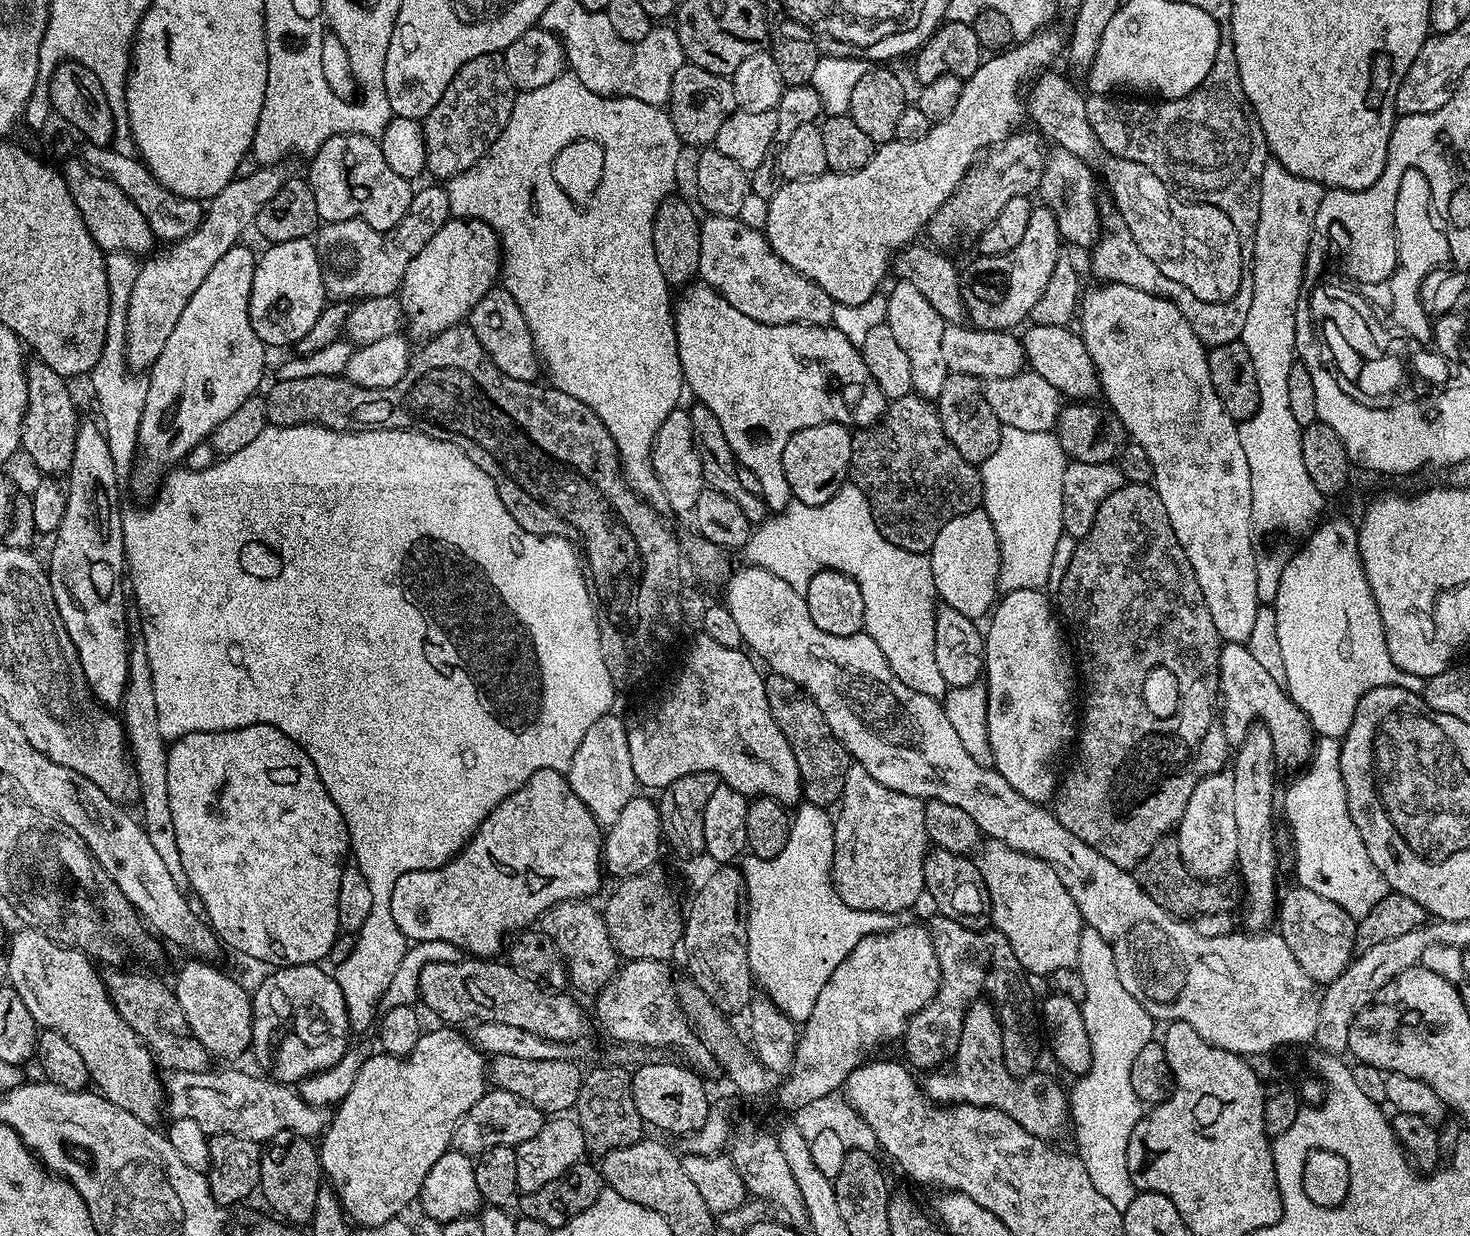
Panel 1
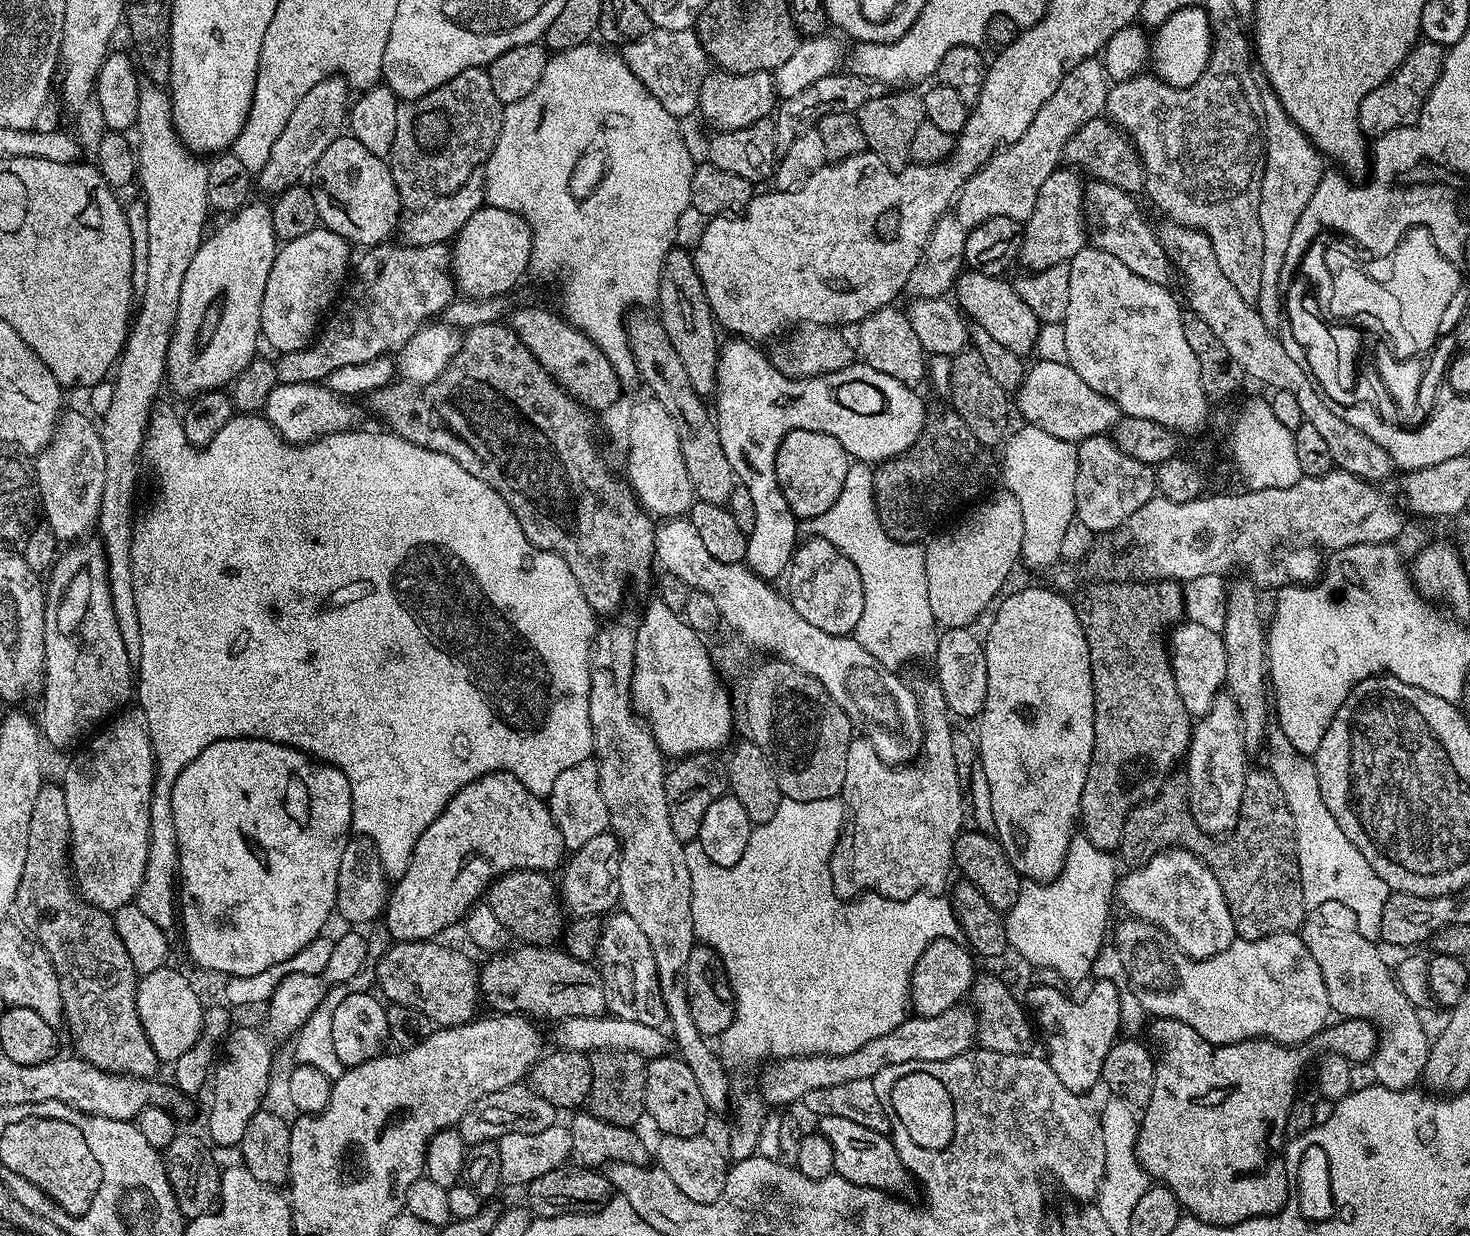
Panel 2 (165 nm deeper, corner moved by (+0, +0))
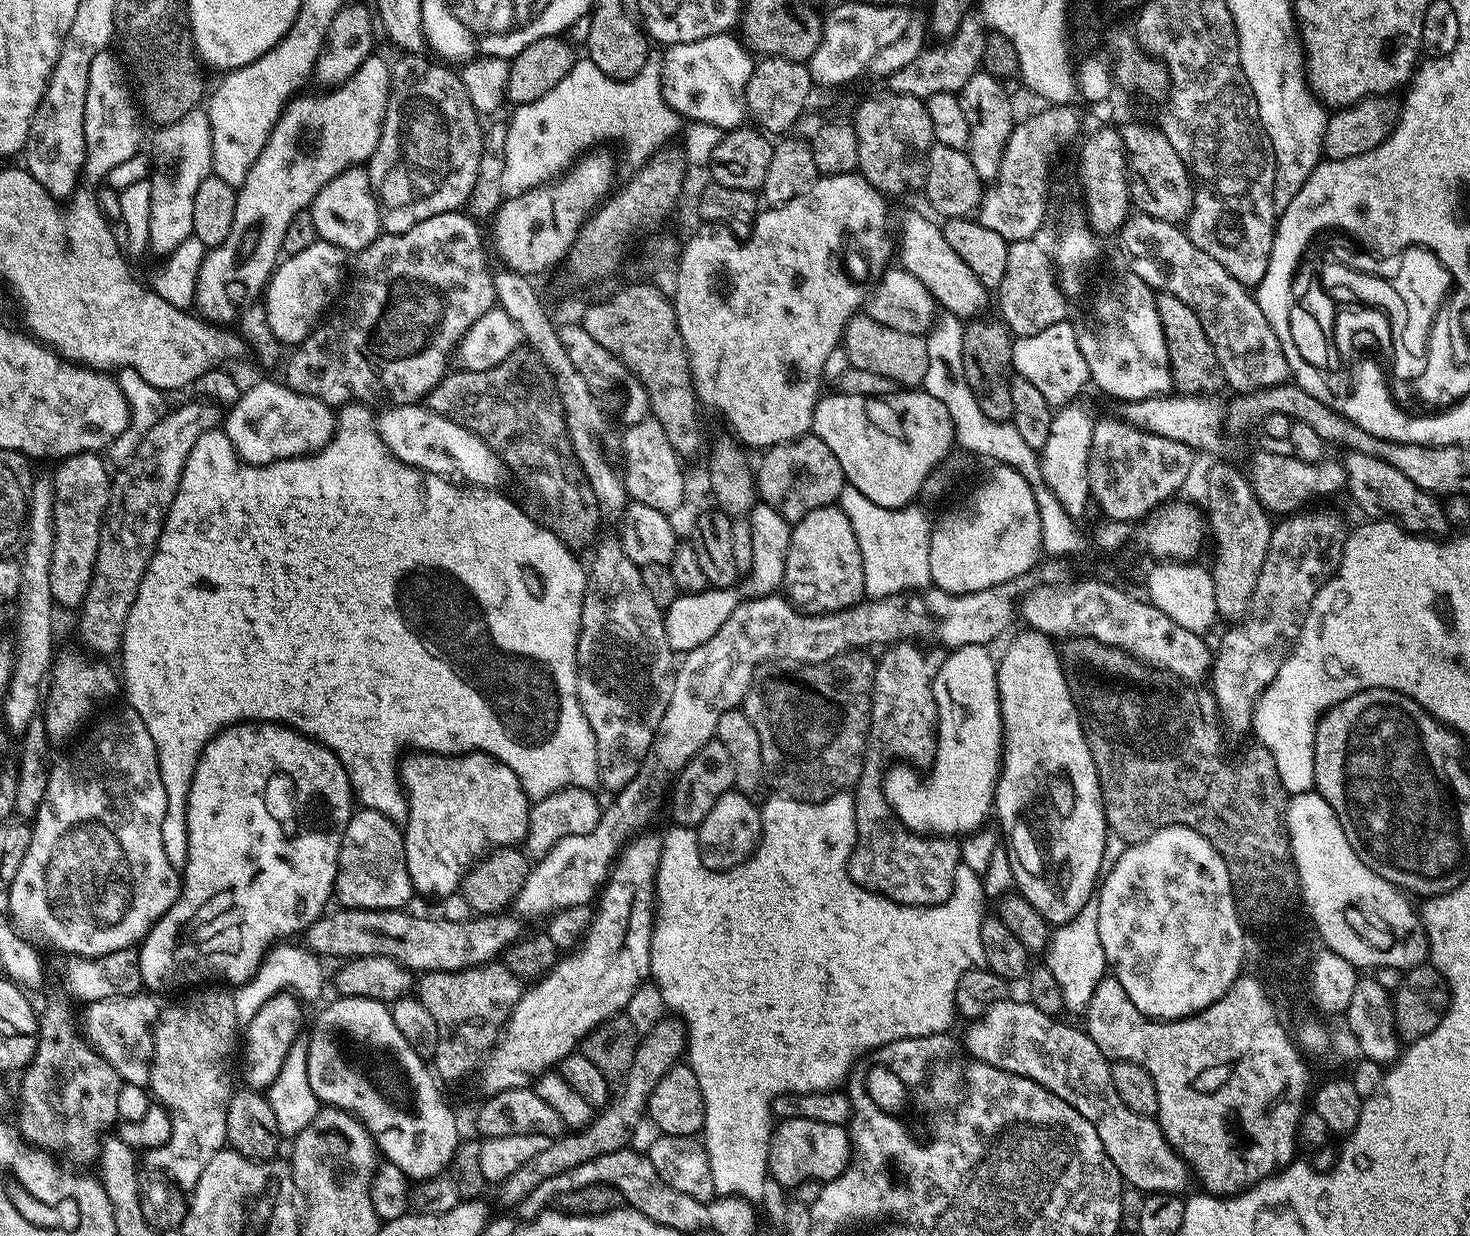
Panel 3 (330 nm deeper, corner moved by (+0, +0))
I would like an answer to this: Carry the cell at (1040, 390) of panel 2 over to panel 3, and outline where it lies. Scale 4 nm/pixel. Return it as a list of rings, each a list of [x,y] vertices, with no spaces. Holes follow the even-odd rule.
[[[1169,394],[1145,400],[1130,400],[1121,403],[1119,408],[1119,415],[1135,428],[1153,432],[1162,438],[1177,440],[1194,450],[1200,451],[1201,448],[1204,452],[1220,452],[1227,446],[1230,439],[1224,421],[1225,405],[1219,404],[1212,396]]]

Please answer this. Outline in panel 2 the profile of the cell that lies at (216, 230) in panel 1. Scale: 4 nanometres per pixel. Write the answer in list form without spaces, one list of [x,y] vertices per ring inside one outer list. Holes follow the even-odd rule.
[[[327,76],[325,80],[320,80],[298,101],[298,106],[294,106],[294,114],[290,114],[290,122],[286,122],[286,130],[278,134],[274,141],[274,147],[270,149],[270,159],[266,161],[266,166],[258,174],[258,188],[271,194],[285,192],[290,186],[301,183],[311,173],[312,168],[322,158],[322,154],[339,136],[345,135],[346,121],[350,116],[350,89],[342,76]]]

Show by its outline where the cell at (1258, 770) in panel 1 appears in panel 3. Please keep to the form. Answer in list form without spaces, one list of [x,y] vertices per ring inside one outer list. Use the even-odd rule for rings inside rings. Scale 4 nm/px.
[[[1232,464],[1214,465],[1204,480],[1204,492],[1208,495],[1206,528],[1211,543],[1216,543],[1216,561],[1210,564],[1216,614],[1221,621],[1235,622],[1246,614],[1254,586],[1258,586],[1258,574],[1262,574],[1262,562],[1266,562],[1266,550],[1270,550],[1274,520],[1258,502],[1247,475]]]

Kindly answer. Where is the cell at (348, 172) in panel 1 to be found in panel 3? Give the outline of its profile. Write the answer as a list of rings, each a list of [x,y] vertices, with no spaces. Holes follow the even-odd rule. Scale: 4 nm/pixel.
[[[364,166],[350,167],[334,178],[330,178],[330,182],[326,182],[322,190],[318,190],[310,205],[317,237],[338,245],[348,254],[359,254],[381,235],[380,209],[376,191],[372,189],[368,177],[368,169]]]

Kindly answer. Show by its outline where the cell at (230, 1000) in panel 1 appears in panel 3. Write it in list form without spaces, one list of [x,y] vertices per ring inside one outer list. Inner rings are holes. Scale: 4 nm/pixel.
[[[137,994],[134,996],[115,996],[105,1000],[94,1000],[87,1005],[82,1016],[82,1028],[87,1039],[93,1048],[99,1052],[110,1066],[114,1066],[116,1073],[120,1075],[121,1081],[125,1084],[147,1085],[148,1075],[152,1072],[152,1029],[162,1011],[162,1004],[159,1004],[157,997],[152,994]]]

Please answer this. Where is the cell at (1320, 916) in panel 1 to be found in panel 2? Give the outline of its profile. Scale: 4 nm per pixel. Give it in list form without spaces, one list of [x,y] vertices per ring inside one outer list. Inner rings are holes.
[[[1317,908],[1307,913],[1306,919],[1299,929],[1298,935],[1304,940],[1306,950],[1314,954],[1314,962],[1318,962],[1318,970],[1322,970],[1322,982],[1326,982],[1328,1007],[1337,1017],[1349,1020],[1369,1020],[1378,1029],[1376,1052],[1371,1058],[1374,1066],[1374,1078],[1377,1085],[1390,1090],[1406,1090],[1421,1083],[1428,1057],[1430,1032],[1424,1029],[1420,1021],[1421,1013],[1410,1003],[1406,995],[1396,984],[1393,969],[1384,961],[1384,956],[1375,947],[1373,941],[1367,940],[1362,933],[1351,925],[1342,926],[1332,922],[1325,914],[1327,909]]]

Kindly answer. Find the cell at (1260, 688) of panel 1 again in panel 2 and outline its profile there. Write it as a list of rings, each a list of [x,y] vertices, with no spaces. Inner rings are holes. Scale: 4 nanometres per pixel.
[[[1181,622],[1170,632],[1170,659],[1182,706],[1189,717],[1205,716],[1226,684],[1226,650],[1223,635],[1210,630],[1209,627]]]

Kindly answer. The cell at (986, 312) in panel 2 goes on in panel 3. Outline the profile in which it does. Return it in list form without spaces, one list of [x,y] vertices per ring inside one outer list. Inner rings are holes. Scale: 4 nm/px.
[[[912,212],[901,222],[900,232],[898,228],[899,267],[914,274],[914,278],[918,278],[918,282],[922,282],[922,286],[932,292],[945,313],[961,318],[987,313],[984,311],[988,308],[989,289],[984,288],[982,282],[978,282],[978,274],[974,274],[974,270],[970,270],[970,266],[966,266],[966,262],[954,254],[950,242],[946,242],[943,227],[931,215],[928,216]]]

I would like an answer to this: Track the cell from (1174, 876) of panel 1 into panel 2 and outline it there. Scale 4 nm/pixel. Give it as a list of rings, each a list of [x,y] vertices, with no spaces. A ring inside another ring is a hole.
[[[1264,774],[1260,780],[1260,792],[1249,791],[1242,802],[1240,820],[1234,829],[1236,840],[1228,840],[1232,838],[1213,838],[1209,832],[1201,830],[1198,822],[1194,822],[1194,814],[1188,805],[1188,785],[1183,779],[1176,779],[1168,779],[1161,786],[1159,794],[1145,804],[1139,804],[1128,815],[1120,839],[1119,859],[1123,863],[1125,860],[1128,866],[1139,866],[1160,852],[1167,852],[1169,848],[1185,848],[1187,852],[1193,852],[1199,860],[1206,862],[1214,878],[1218,878],[1218,886],[1222,886],[1222,894],[1226,894],[1226,902],[1230,906],[1239,939],[1257,940],[1279,932],[1296,932],[1306,919],[1306,905],[1302,894],[1302,874],[1298,866],[1294,814],[1290,814],[1290,806],[1286,806],[1282,786],[1278,786],[1271,775]]]

